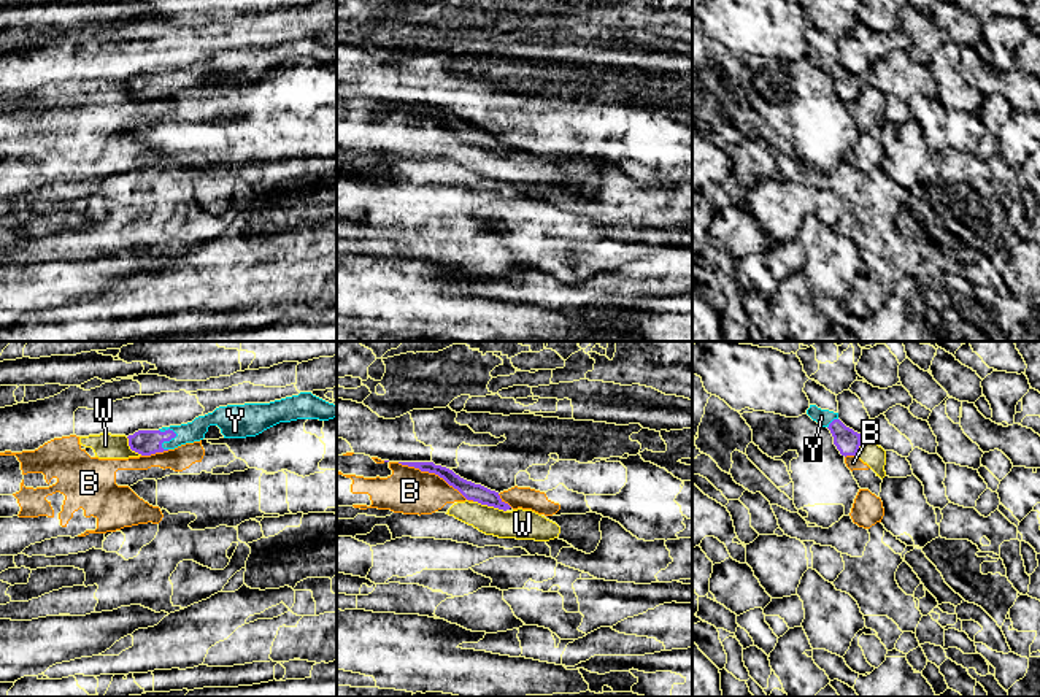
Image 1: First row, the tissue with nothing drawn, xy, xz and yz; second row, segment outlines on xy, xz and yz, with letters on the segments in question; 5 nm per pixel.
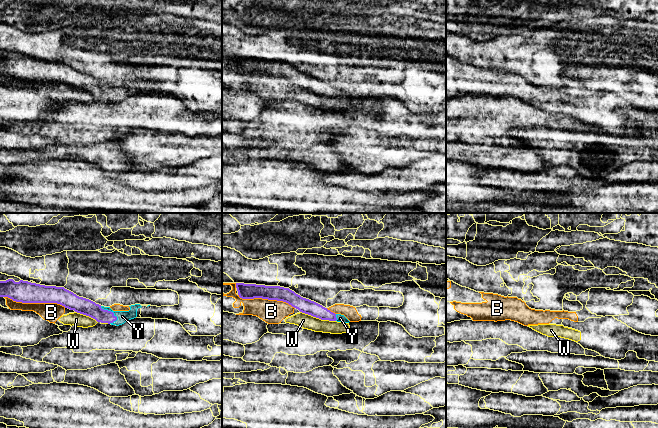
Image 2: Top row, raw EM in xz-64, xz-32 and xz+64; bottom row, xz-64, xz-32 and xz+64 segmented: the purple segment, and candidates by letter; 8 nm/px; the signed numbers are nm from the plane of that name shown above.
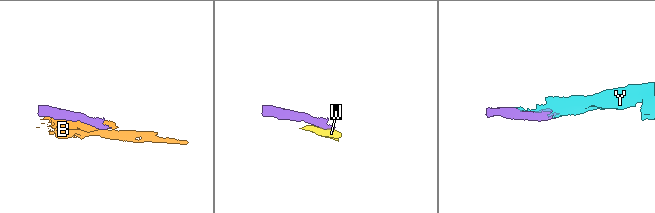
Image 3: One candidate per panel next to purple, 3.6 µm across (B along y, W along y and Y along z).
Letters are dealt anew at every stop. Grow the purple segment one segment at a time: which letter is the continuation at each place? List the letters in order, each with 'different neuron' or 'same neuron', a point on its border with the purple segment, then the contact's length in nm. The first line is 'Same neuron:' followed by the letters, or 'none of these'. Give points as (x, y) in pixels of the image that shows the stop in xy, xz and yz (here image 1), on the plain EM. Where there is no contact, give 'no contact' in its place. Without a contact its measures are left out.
Same neuron: Y
B: different neuron | xz (435, 118) | 440 nm
W: different neuron | xz (489, 150) | 180 nm
Y: same neuron | xy (169, 84) | 120 nm

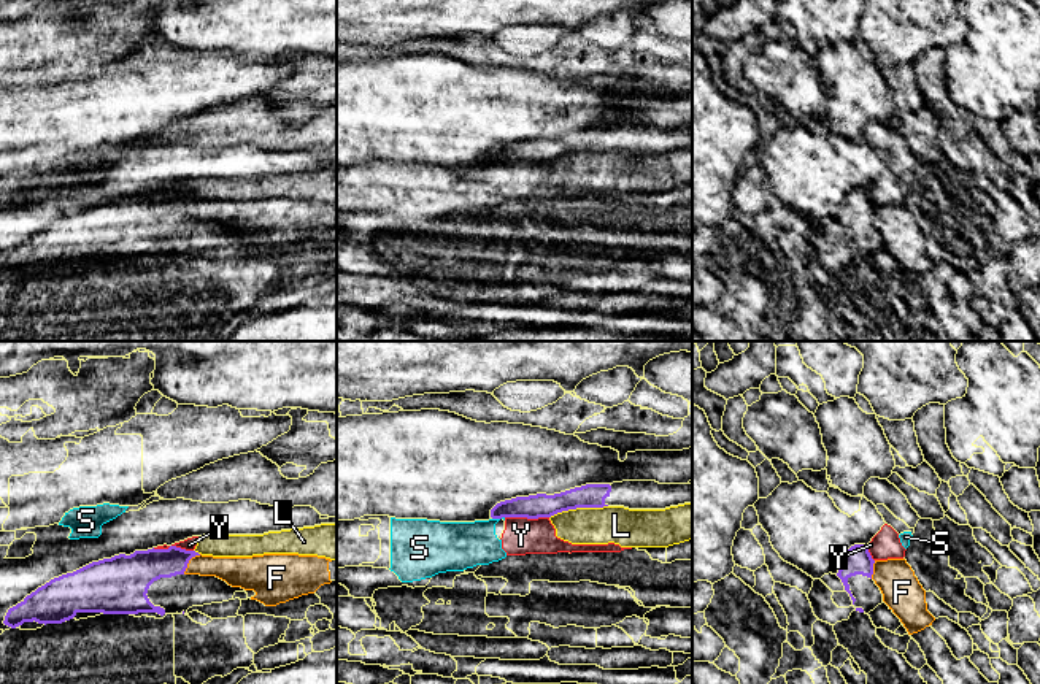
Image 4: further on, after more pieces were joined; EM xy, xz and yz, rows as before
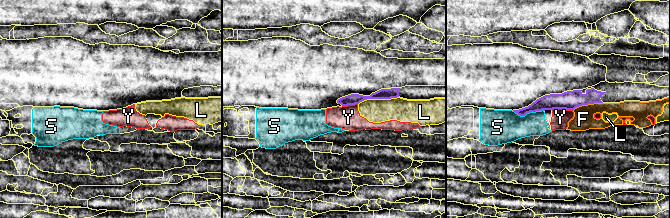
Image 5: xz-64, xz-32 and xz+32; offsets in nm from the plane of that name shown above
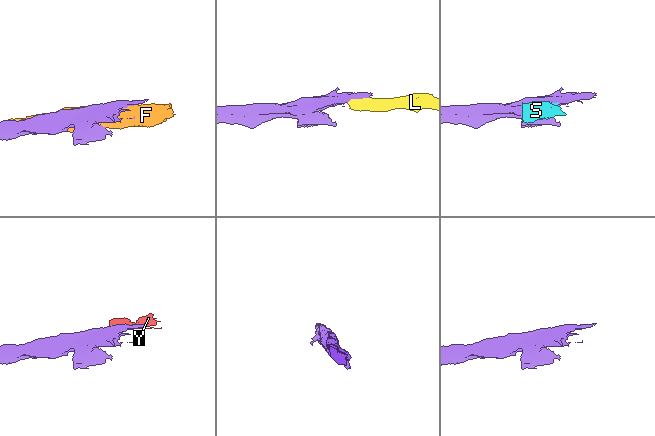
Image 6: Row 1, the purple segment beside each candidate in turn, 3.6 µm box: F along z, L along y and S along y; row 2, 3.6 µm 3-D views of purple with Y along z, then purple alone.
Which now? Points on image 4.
Same neuron: none of these
F: different neuron | xy (188, 207) | 140 nm
L: different neuron | xz (578, 151) | 300 nm
S: different neuron | xz (497, 162) | 70 nm
Y: different neuron | xz (527, 162) | 220 nm

